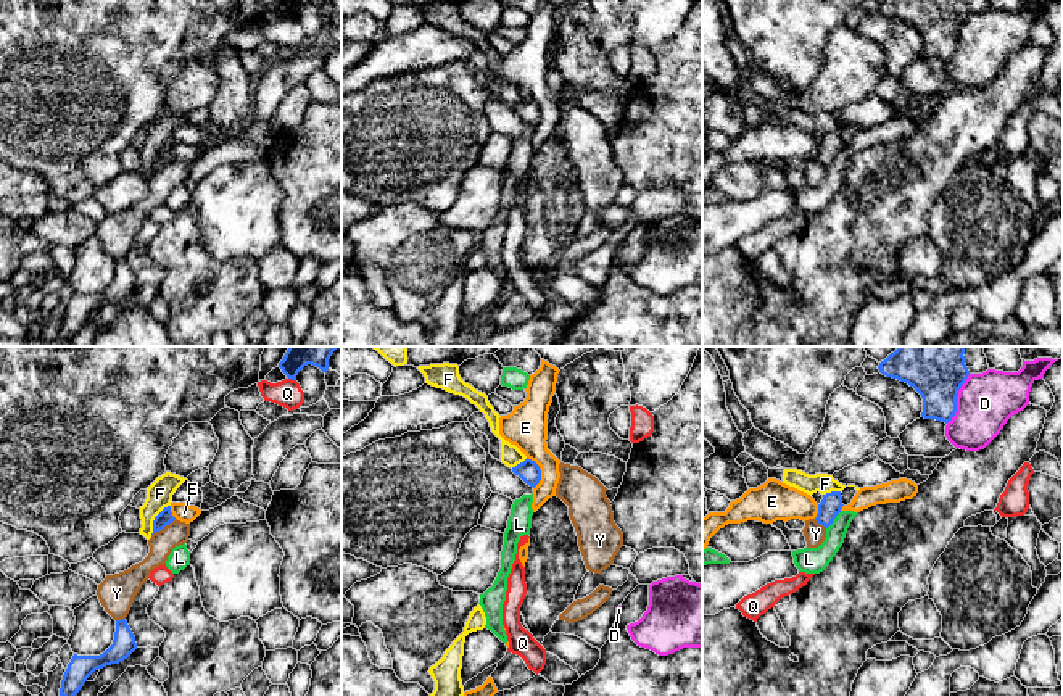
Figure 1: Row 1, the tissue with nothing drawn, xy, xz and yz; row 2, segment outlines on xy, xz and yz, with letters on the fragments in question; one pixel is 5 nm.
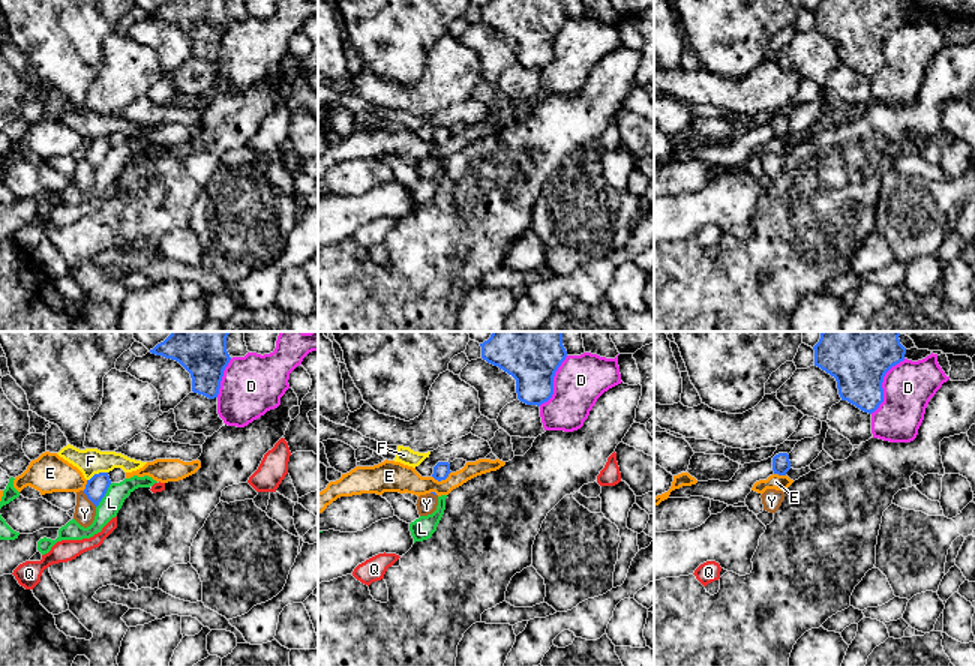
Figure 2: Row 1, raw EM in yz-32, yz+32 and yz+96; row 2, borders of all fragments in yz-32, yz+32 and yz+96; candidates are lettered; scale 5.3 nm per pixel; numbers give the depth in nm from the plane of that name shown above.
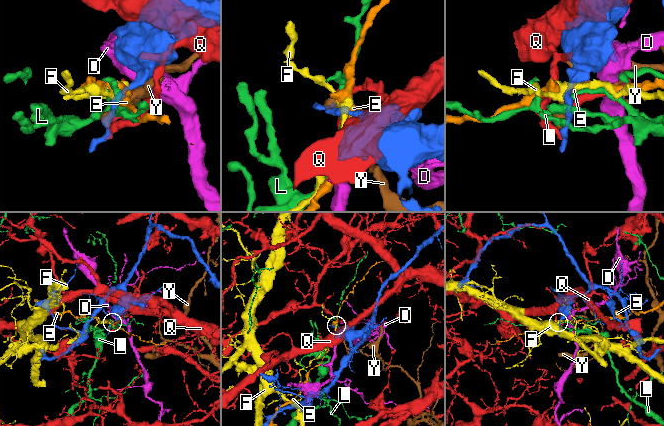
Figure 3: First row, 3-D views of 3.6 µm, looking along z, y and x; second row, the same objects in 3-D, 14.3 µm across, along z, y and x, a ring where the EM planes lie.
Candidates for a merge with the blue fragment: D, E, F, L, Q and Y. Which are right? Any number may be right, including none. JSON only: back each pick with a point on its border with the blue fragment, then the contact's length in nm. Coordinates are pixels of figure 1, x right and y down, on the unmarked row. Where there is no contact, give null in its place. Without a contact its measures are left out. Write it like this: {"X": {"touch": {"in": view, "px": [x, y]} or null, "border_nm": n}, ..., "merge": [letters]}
{"merge": []}

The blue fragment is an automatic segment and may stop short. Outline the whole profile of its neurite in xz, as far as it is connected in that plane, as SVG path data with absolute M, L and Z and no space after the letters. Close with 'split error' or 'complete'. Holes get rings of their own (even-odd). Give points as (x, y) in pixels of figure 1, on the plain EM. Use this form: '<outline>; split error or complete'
M528 97L523 102L517 103L515 106L512 106L512 111L515 114L519 114L527 124L530 124L533 127L541 119L540 105L535 100L528 98Z; complete

